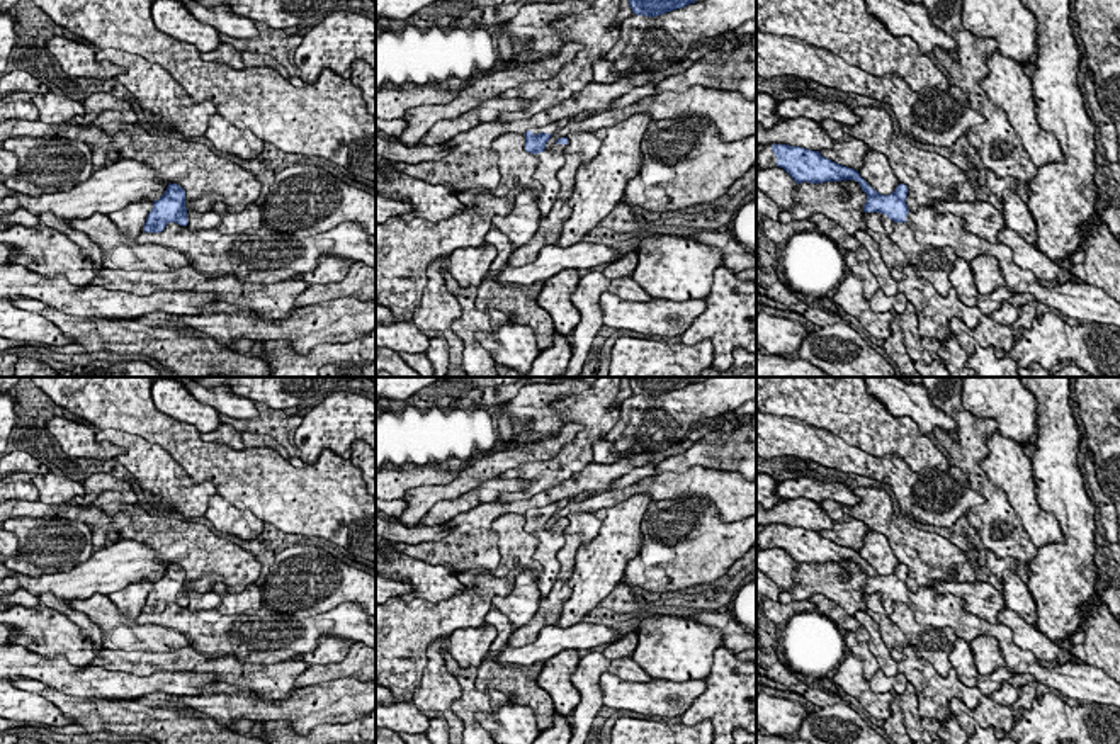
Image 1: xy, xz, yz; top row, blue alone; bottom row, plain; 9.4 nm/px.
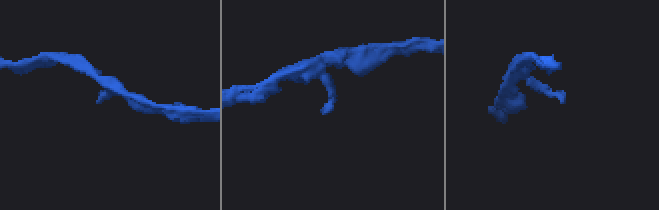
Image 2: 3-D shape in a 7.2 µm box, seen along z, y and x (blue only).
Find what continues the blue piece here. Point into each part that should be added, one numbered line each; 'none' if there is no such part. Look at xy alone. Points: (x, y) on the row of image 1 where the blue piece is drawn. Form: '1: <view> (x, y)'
none

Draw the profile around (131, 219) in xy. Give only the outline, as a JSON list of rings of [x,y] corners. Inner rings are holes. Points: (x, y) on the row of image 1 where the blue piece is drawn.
[[[133,202],[124,209],[110,212],[109,219],[119,228],[124,236],[138,240],[151,209],[153,202]]]

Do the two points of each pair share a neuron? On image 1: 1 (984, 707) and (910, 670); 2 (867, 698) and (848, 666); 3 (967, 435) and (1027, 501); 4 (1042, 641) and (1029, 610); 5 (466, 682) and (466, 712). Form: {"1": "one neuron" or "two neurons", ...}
{"1": "two neurons", "2": "one neuron", "3": "two neurons", "4": "two neurons", "5": "one neuron"}

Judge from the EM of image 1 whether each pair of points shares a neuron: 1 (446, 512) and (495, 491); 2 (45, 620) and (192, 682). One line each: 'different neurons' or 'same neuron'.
1: same neuron
2: different neurons

